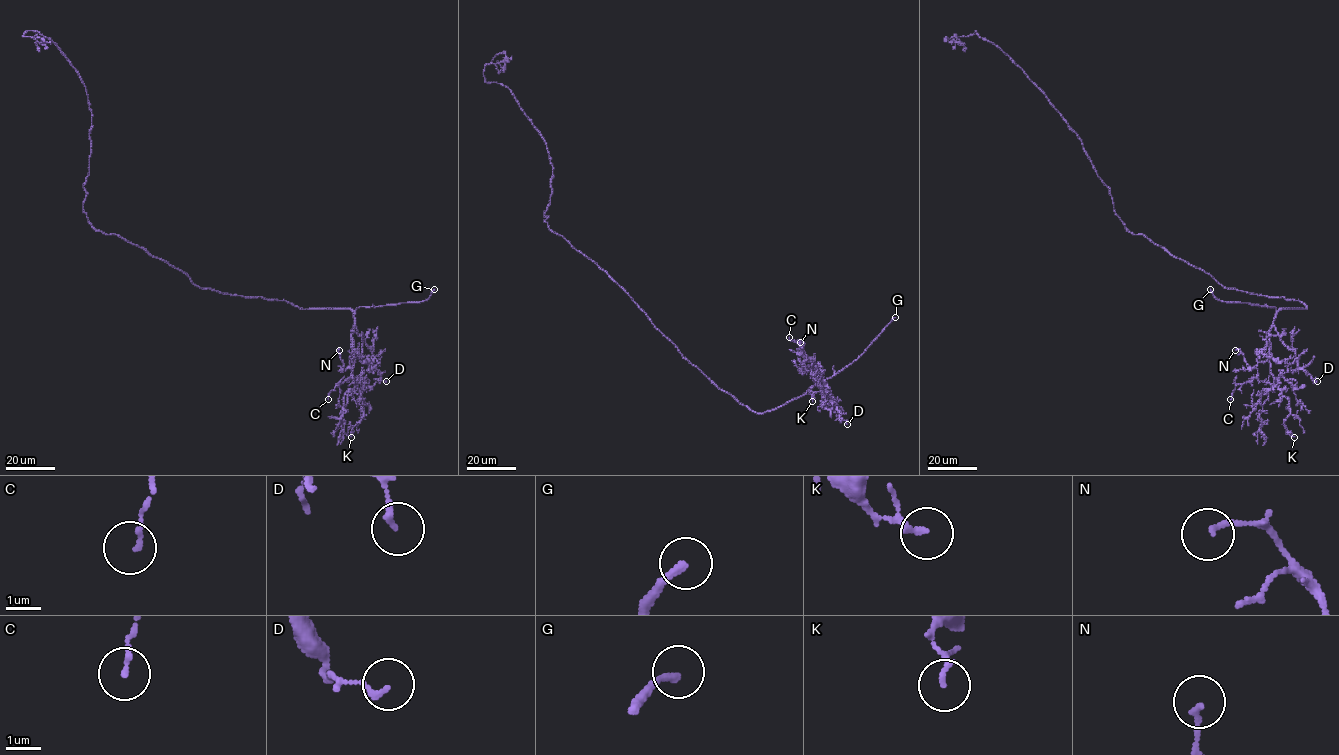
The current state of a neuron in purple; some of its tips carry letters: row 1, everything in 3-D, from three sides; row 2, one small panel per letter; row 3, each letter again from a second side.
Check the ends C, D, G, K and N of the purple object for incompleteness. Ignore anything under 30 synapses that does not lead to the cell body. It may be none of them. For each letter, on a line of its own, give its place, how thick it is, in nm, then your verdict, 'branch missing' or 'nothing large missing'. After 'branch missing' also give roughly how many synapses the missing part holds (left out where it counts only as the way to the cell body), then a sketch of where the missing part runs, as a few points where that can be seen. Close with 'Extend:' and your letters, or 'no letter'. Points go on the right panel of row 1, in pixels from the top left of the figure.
C: at (1230, 399); 140 nm thick; nothing large missing
D: at (1317, 381); 180 nm thick; nothing large missing
G: at (1210, 289); 200 nm thick; branch missing; missing branch runs (1210, 289), (1228, 302), (1230, 312), (1233, 312)
K: at (1294, 437); 130 nm thick; nothing large missing
N: at (1235, 350); 150 nm thick; nothing large missing
Extend: G

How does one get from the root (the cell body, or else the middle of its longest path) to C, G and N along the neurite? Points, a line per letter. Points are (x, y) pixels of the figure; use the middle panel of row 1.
C: (616, 282), (684, 357), (719, 388), (756, 412), (777, 409), (815, 385), (814, 364), (789, 337)
G: (616, 282), (684, 357), (719, 388), (758, 413), (777, 409), (838, 373), (853, 362), (895, 317)
N: (616, 282), (684, 357), (719, 388), (756, 412), (777, 409), (815, 385), (814, 364), (804, 357), (800, 342)

